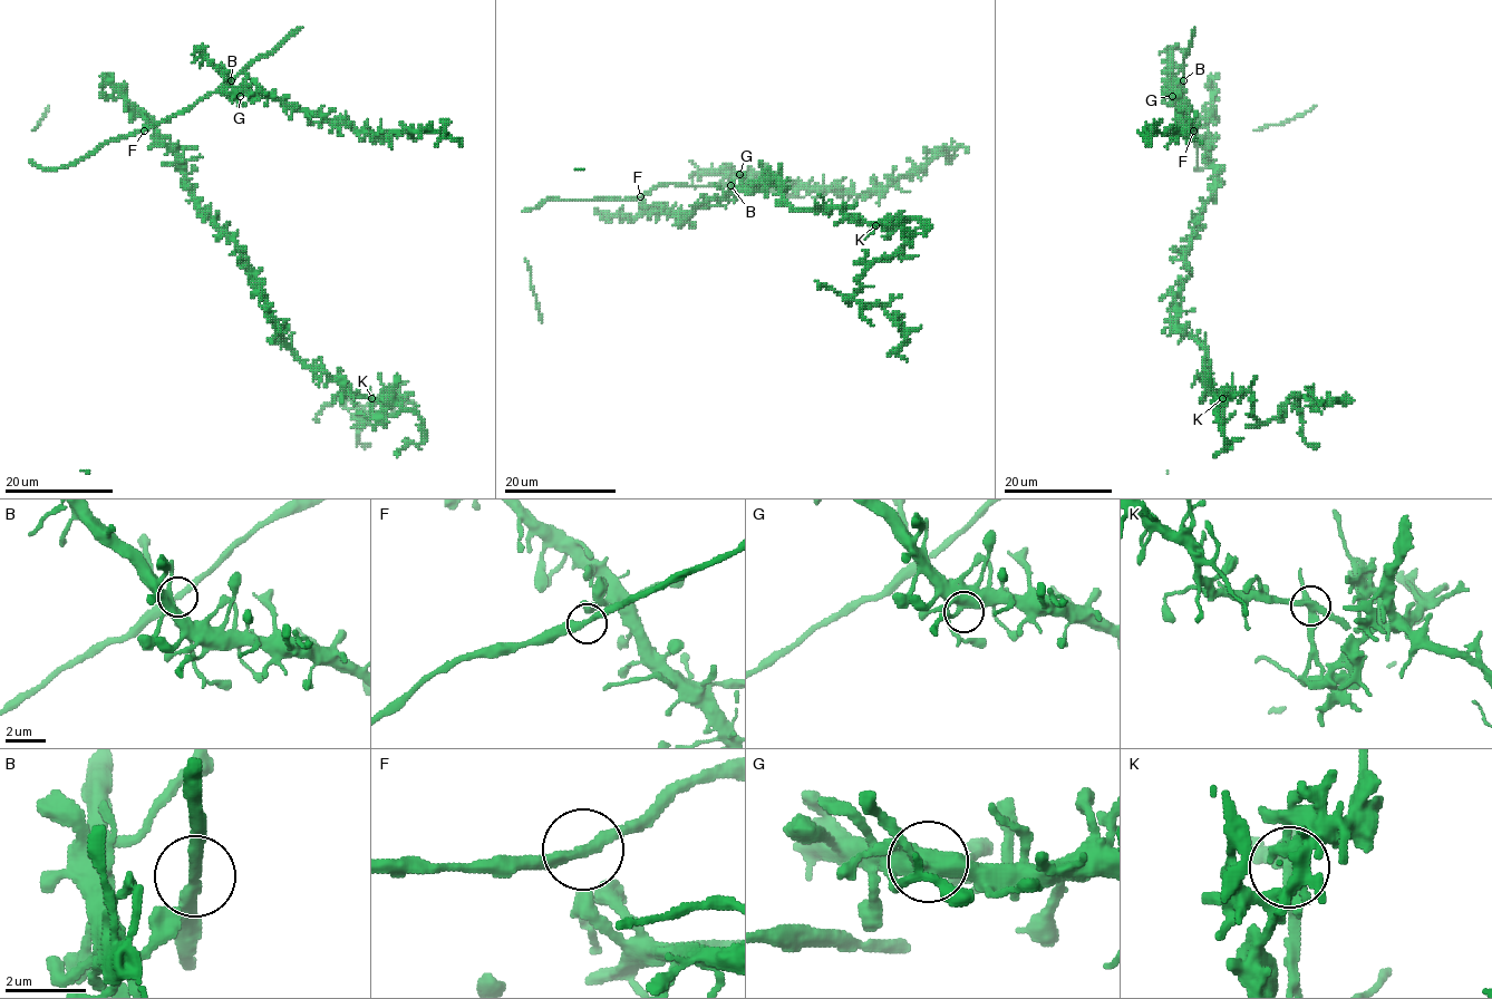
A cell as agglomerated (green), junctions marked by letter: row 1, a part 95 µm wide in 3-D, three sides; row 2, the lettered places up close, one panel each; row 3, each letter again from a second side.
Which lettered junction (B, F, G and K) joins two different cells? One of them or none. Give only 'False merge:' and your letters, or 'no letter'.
False merge: K

